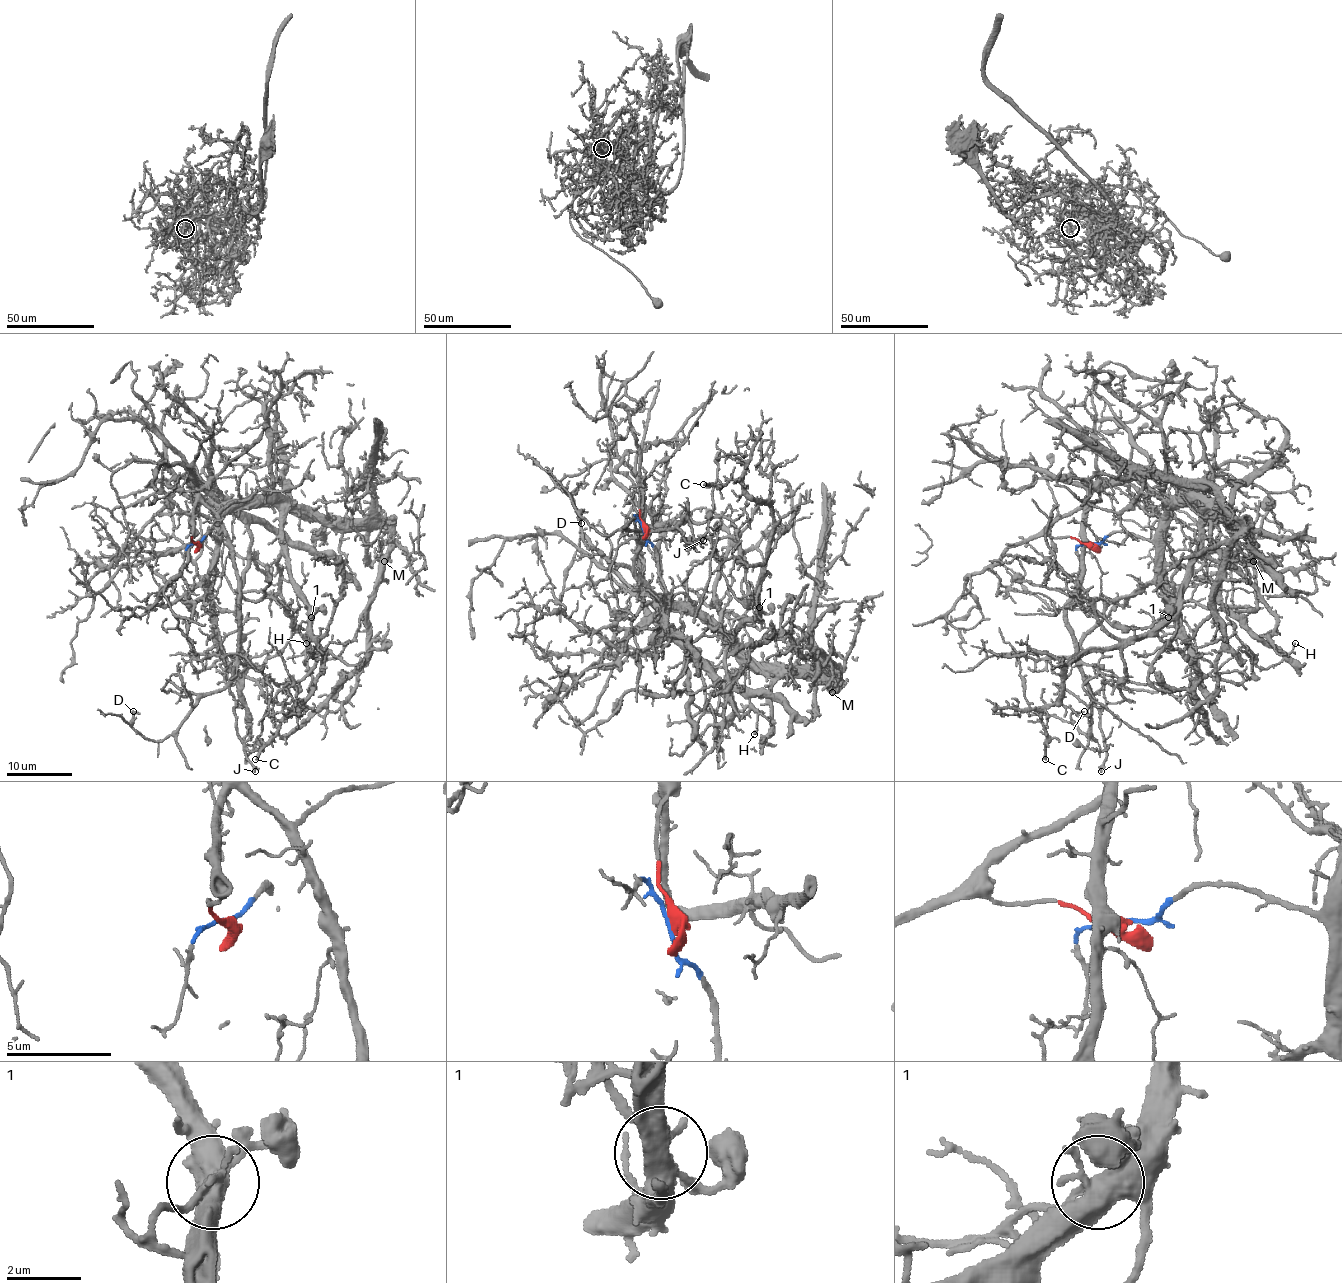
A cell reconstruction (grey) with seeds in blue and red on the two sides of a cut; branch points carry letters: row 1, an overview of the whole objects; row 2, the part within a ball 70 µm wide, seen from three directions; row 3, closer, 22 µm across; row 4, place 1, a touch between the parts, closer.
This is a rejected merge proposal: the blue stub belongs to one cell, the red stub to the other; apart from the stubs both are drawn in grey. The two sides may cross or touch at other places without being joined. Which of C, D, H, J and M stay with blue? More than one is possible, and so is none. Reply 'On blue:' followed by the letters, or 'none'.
On blue: C, H, M

